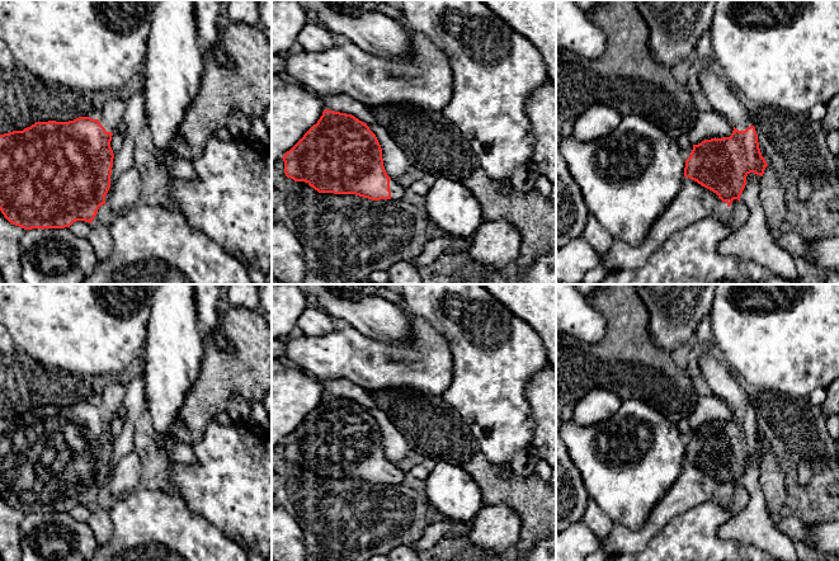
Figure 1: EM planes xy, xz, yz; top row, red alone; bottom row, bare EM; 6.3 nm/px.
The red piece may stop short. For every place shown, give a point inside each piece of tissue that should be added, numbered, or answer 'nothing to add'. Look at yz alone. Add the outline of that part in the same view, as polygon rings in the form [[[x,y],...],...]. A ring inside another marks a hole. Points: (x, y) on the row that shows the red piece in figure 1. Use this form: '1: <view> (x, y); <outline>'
1: yz (725, 100); [[[708,66],[702,67],[698,79],[713,110],[726,118],[732,127],[745,131],[754,126],[745,100],[725,79],[720,79]]]

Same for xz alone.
1: xz (397, 191); [[[391,179],[390,180],[390,190],[391,190],[391,198],[392,199],[401,199],[405,194],[406,188],[404,188],[399,180]]]

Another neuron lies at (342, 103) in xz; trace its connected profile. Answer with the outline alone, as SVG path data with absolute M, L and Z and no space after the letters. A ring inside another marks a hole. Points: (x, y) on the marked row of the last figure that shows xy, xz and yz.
M316 95L324 102L325 109L352 114L367 124L378 124L369 109L360 102L357 102L350 98L349 95Z

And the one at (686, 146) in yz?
M682 135L678 140L677 140L678 145L679 145L679 150L680 150L680 155L684 160L687 160L690 156L690 152L693 150L693 143L690 142L690 140L688 138L687 135Z

